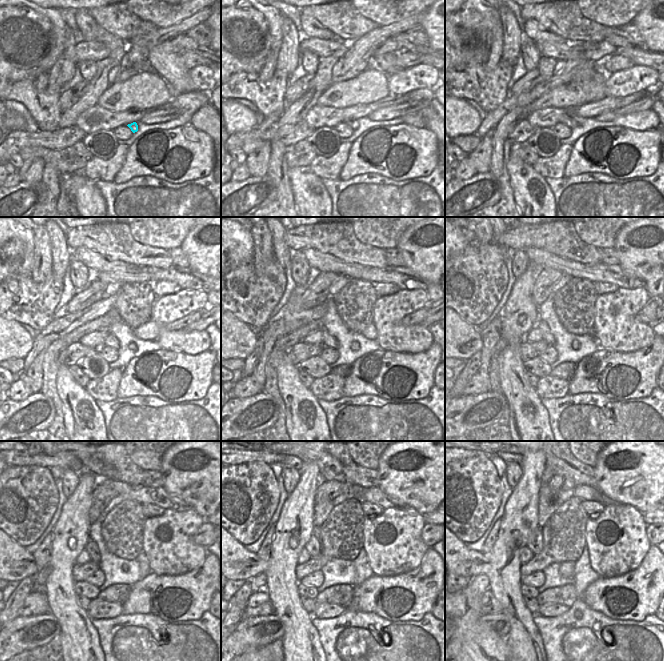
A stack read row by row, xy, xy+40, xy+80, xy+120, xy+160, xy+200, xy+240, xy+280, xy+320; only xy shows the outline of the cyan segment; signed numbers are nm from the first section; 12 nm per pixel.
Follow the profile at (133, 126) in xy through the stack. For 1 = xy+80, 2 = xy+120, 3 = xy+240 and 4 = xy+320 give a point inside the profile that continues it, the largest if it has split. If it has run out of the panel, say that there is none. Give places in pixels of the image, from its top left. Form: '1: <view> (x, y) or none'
1: xy+80 (567, 120)
2: xy+120 (111, 341)
3: xy+240 (91, 548)
4: xy+320 (535, 541)

